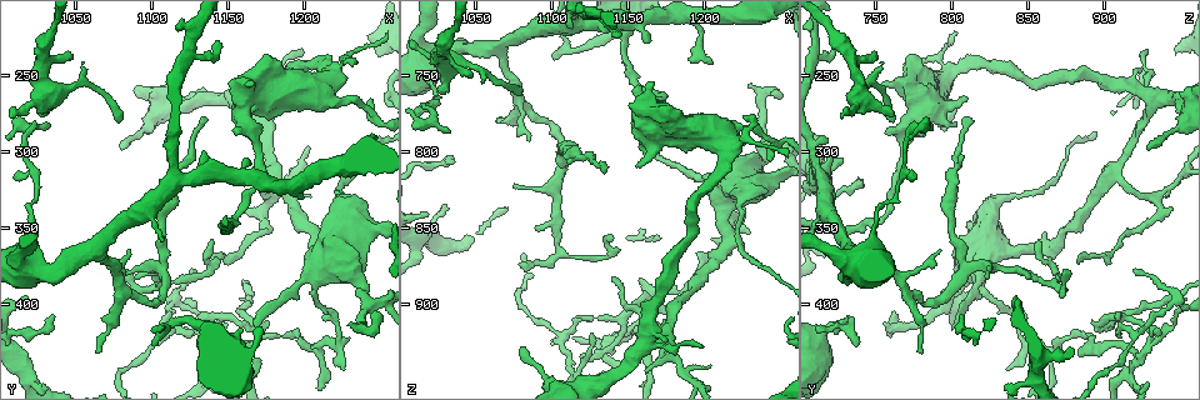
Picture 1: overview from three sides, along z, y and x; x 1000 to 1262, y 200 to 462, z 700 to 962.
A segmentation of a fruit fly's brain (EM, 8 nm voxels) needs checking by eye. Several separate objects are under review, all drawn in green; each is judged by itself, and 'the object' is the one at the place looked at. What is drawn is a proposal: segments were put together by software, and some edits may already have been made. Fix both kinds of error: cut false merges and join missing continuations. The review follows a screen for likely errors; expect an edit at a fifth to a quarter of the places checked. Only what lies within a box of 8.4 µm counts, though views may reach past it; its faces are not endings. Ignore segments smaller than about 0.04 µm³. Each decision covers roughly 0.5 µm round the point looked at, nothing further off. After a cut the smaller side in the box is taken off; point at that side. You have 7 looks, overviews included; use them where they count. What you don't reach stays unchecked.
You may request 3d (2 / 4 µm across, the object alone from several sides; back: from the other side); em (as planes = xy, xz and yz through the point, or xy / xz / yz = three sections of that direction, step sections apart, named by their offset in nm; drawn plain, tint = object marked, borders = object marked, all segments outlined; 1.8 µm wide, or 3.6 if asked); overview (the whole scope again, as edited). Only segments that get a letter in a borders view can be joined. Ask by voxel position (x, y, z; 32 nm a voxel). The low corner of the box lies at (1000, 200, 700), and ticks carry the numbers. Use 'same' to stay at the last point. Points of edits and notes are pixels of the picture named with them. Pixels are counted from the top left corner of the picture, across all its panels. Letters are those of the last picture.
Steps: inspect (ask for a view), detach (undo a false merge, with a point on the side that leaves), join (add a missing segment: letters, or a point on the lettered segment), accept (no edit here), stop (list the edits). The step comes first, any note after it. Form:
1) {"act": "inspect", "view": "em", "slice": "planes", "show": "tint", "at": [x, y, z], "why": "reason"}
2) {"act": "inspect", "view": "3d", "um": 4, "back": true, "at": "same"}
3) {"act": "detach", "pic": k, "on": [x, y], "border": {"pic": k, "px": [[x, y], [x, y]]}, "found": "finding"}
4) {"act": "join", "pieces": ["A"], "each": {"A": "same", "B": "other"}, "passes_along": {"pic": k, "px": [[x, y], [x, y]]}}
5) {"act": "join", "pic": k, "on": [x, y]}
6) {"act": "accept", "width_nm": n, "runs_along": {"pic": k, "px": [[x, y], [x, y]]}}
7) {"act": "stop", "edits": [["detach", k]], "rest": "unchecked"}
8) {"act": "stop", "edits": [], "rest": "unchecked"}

{"act": "inspect", "view": "3d", "um": 4, "at": [1100, 426, 738], "why": "thin end"}

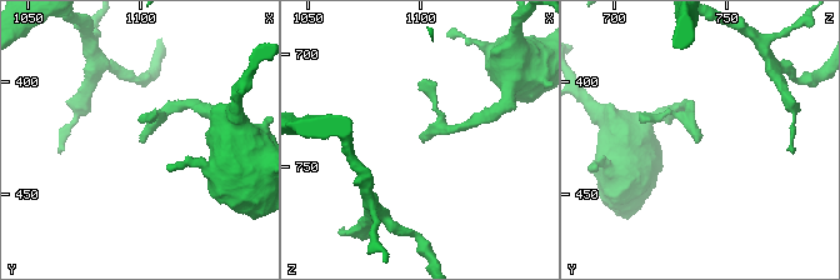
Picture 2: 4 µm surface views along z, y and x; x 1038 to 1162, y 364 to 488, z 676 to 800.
{"act": "inspect", "view": "em", "slice": "planes", "show": "plain", "at": [1100, 428, 736]}

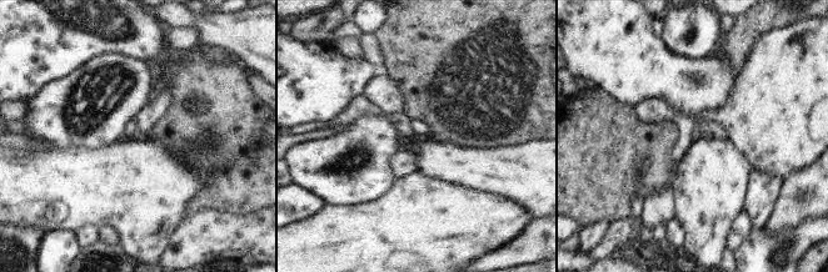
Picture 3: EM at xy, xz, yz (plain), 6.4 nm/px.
{"act": "inspect", "view": "em", "slice": "planes", "show": "borders", "at": "same"}

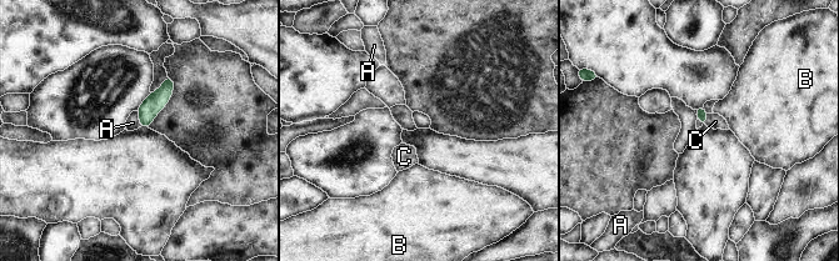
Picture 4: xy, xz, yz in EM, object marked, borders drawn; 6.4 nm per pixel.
{"act": "join", "pieces": ["C"], "each": {"A": "other", "B": "other", "C": "same"}, "passes_along": {"pic": 4, "px": [[702, 114], [705, 120], [715, 121]]}, "found": "it goes on there"}

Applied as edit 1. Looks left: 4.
{"act": "inspect", "view": "em", "slice": "yz", "step": 16, "show": "borders", "at": [1246, 404, 764], "why": "branch stops here"}

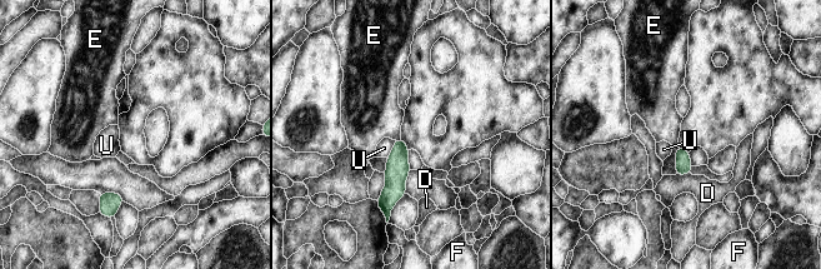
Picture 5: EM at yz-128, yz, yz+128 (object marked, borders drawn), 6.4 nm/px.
{"act": "accept", "each": {"D": "other", "E": "other", "F": "other", "U": "other"}, "found": "no lettered segment goes on from it"}

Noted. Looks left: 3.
{"act": "inspect", "view": "em", "slice": "planes", "show": "borders", "at": [1132, 278, 812], "why": "tapers out"}

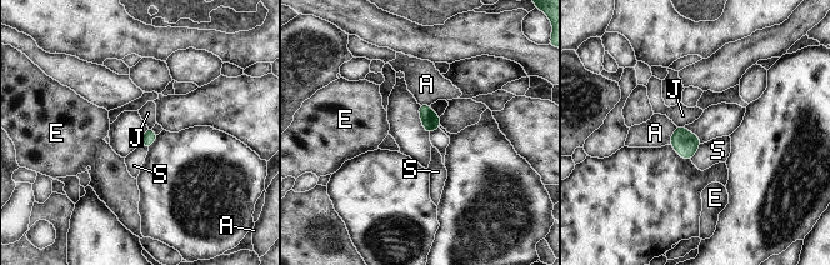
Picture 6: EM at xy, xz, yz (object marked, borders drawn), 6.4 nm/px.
{"act": "accept", "each": {"A": "other", "E": "other", "J": "other", "S": "other"}, "border": {"pic": 6, "px": [[684, 125], [676, 126]]}, "found": "no lettered segment goes on from it"}

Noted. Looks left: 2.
{"act": "stop", "edits": [["join", 4]], "rest": "unchecked"}

